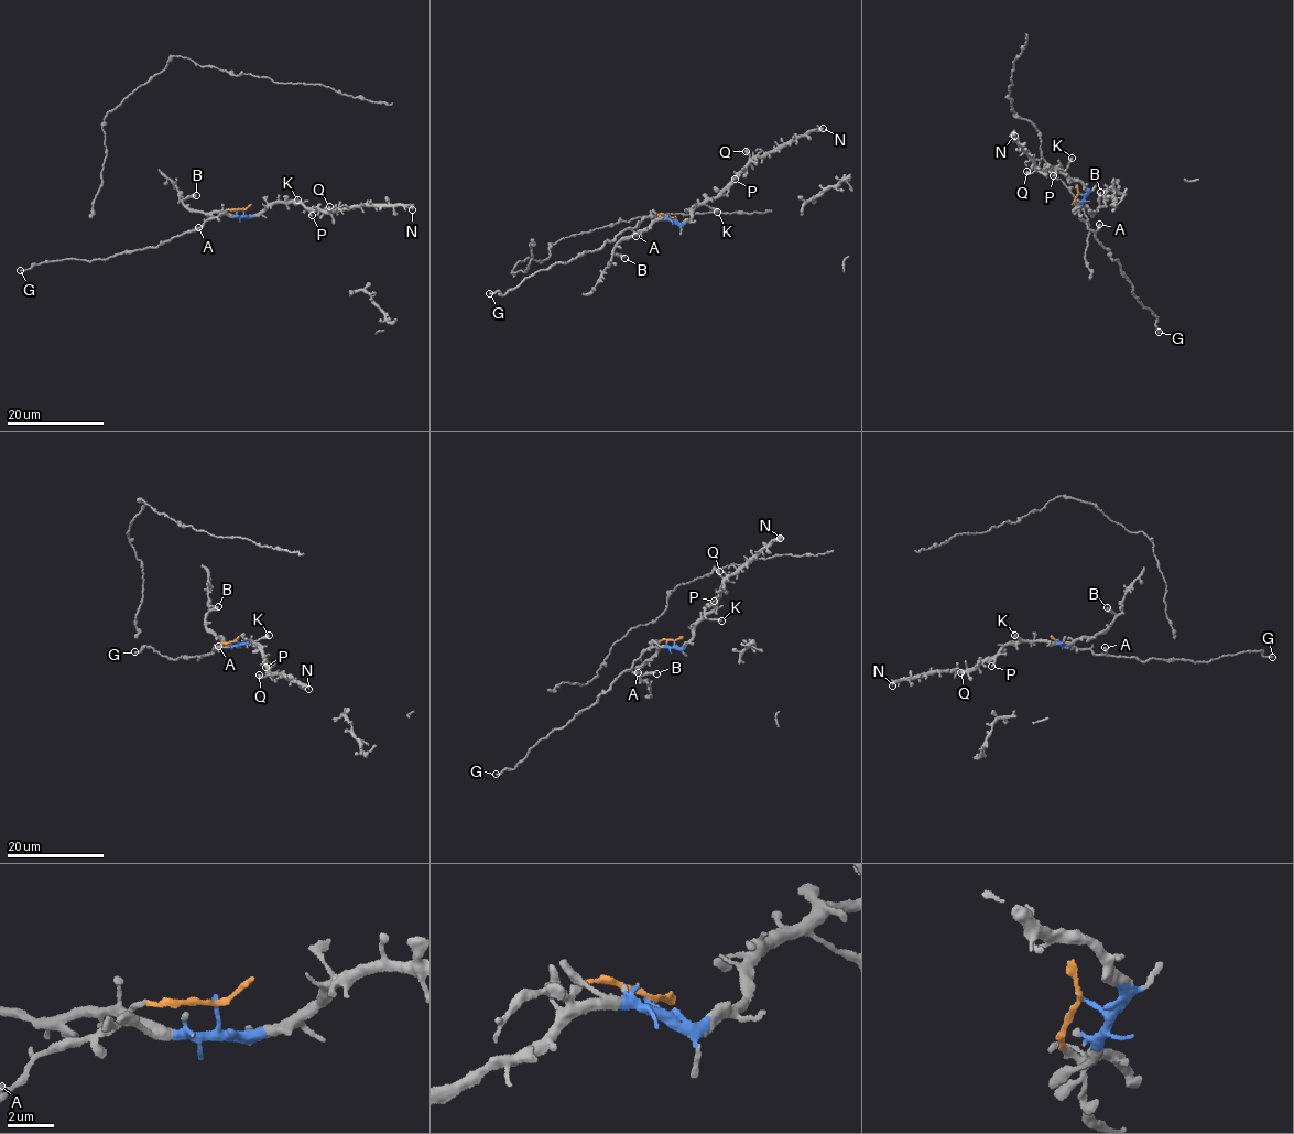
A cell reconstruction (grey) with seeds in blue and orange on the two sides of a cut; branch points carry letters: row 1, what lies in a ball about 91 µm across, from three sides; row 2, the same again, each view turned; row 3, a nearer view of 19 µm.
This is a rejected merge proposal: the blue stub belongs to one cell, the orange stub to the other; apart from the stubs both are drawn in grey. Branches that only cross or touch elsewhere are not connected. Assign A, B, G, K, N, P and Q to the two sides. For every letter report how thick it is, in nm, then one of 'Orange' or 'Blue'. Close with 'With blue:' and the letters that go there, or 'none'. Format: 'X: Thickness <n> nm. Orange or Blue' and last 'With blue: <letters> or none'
A: Thickness 440 nm. Orange
B: Thickness 440 nm. Blue
G: Thickness 240 nm. Orange
K: Thickness 440 nm. Blue
N: Thickness 280 nm. Blue
P: Thickness 190 nm. Blue
Q: Thickness 400 nm. Blue
With blue: B, K, N, P, Q

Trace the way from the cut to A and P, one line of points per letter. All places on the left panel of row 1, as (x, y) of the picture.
A: (242, 209), (229, 208), (198, 227)
P: (242, 209), (245, 215), (252, 217), (265, 206), (294, 201), (312, 215)

